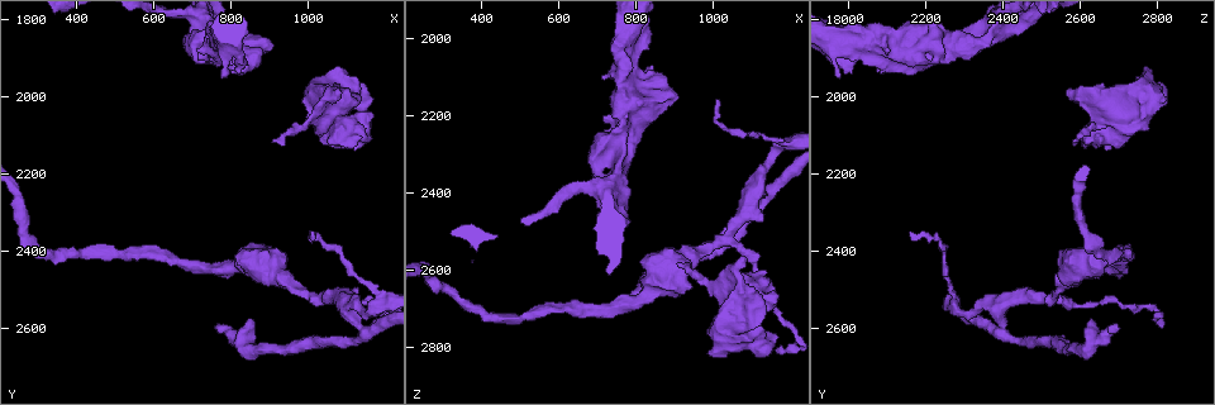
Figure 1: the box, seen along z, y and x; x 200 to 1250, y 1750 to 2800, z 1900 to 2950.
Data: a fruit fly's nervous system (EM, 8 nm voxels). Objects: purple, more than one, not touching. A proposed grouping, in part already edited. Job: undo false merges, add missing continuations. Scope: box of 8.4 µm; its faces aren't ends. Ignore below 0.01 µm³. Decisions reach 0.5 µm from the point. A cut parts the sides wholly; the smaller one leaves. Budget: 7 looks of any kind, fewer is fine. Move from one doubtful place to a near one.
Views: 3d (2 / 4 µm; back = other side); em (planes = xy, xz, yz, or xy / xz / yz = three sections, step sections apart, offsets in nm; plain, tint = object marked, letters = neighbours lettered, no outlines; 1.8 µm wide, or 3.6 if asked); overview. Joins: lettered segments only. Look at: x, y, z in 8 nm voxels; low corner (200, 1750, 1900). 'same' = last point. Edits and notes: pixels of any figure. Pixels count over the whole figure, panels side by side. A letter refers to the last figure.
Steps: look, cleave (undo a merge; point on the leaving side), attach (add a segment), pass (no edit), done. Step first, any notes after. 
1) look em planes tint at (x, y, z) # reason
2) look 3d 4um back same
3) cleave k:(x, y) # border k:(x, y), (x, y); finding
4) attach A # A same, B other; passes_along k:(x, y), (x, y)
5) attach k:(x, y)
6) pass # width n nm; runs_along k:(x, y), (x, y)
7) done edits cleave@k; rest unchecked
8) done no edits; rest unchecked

look 3d 2um at (1180, 2550, 2275) # sharp bend

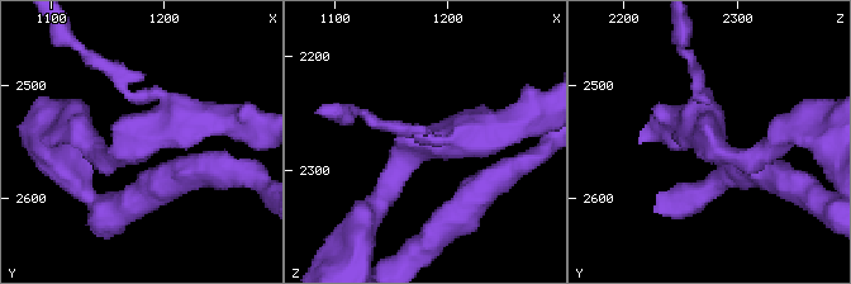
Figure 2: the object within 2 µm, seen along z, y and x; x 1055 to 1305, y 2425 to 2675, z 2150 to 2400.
look em planes tint at (1180, 2546, 2274) # now the EM

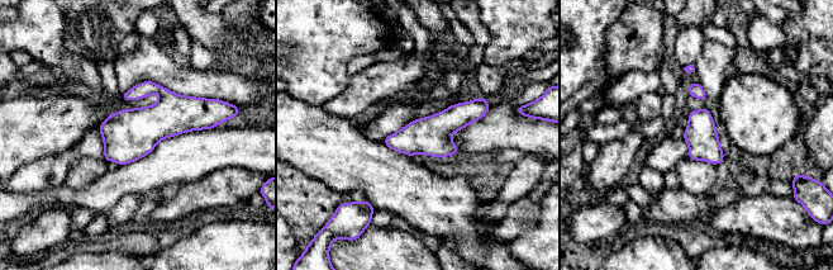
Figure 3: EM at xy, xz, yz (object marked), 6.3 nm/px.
look em planes letters same

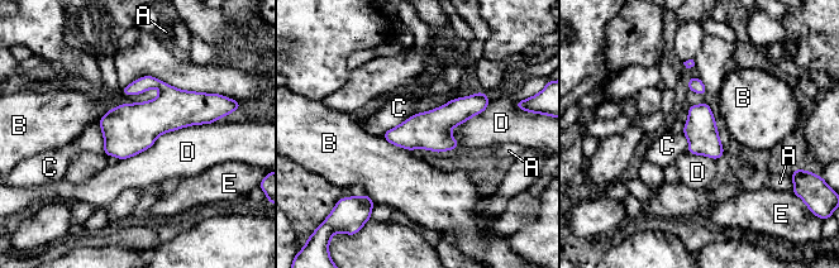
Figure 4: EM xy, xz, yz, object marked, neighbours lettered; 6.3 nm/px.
pass # longest_contact D 650 nm; A other, B other, C other, D other, E other; runs_along 4:(485, 100), (430, 130), (387, 135); one neuron here

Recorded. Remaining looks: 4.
look 3d 4um at (1040, 2525, 2525) # sudden change in width

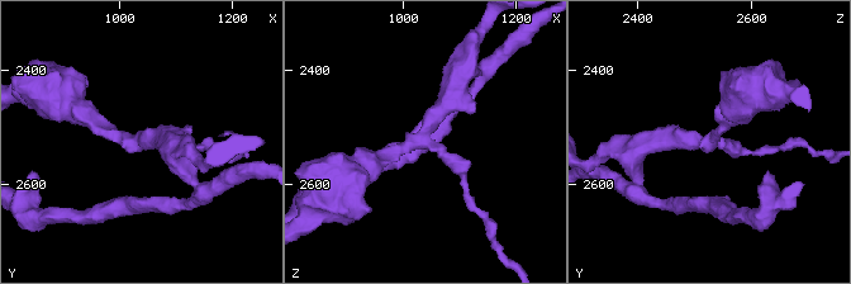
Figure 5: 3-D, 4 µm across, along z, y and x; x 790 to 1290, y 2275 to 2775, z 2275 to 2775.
look em 3.6um xy step 16 tint at (1040, 2530, 2520) # arms 3; arm_widths 170, 200, 300 nm; need the tissue

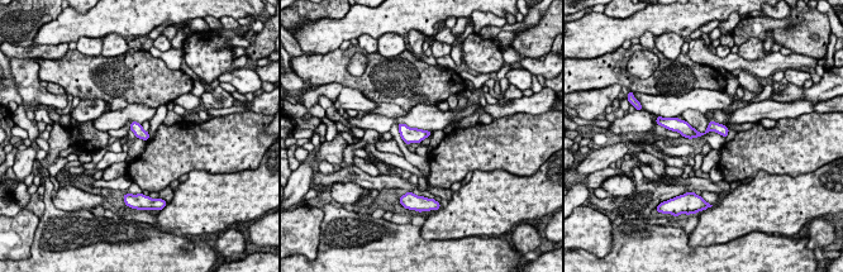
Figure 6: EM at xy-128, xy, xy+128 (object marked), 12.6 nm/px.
look em 3.6um planes letters same

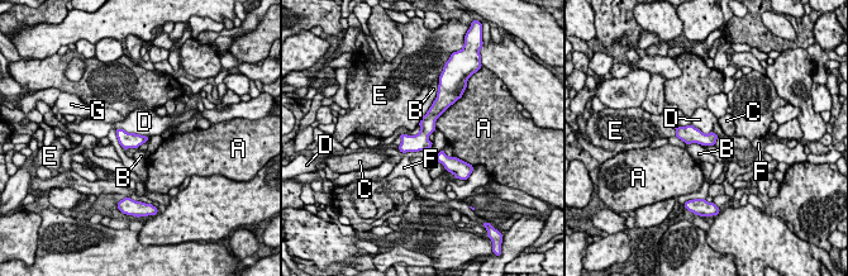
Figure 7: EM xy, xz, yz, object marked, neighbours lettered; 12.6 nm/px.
pass # width 190 nm; A other, B other, C other, D other, E other, F other, G other; border 7:(115, 129), (123, 128), (149, 137); all the same neuron

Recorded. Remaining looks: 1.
done no edits; rest unchecked

